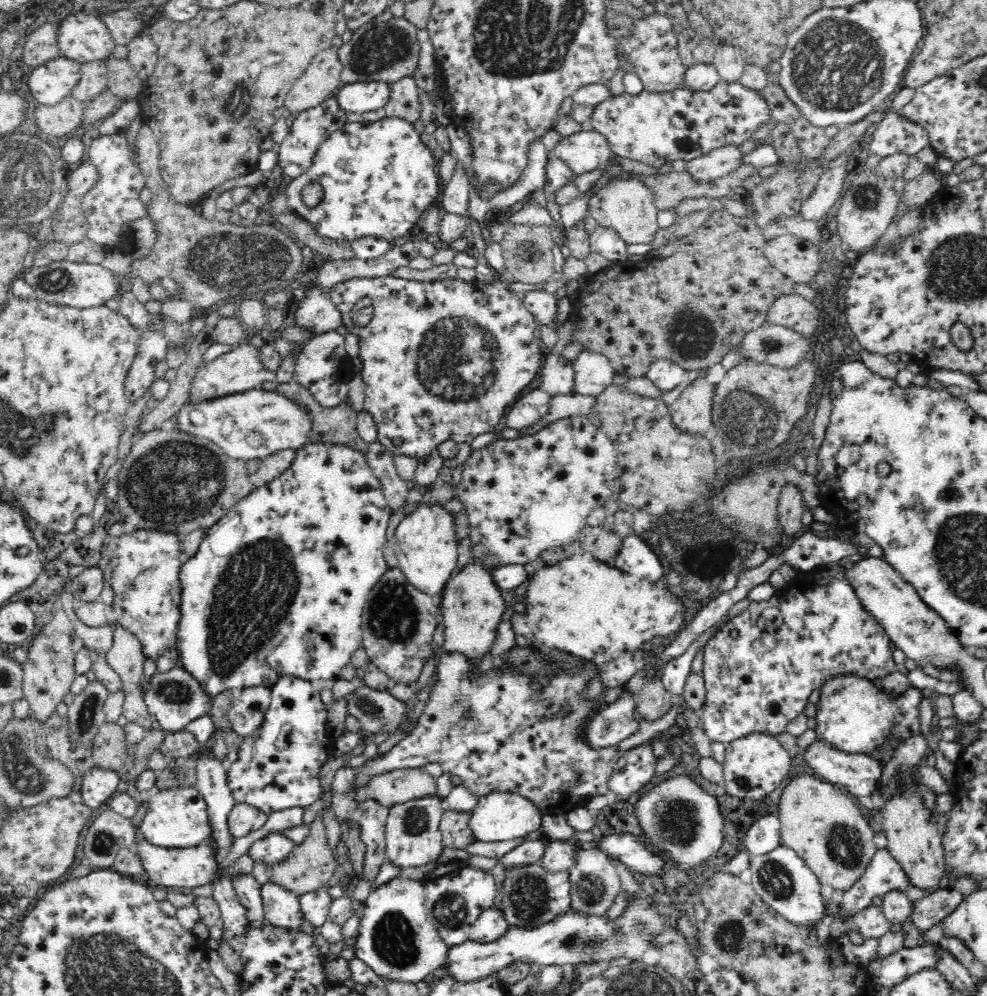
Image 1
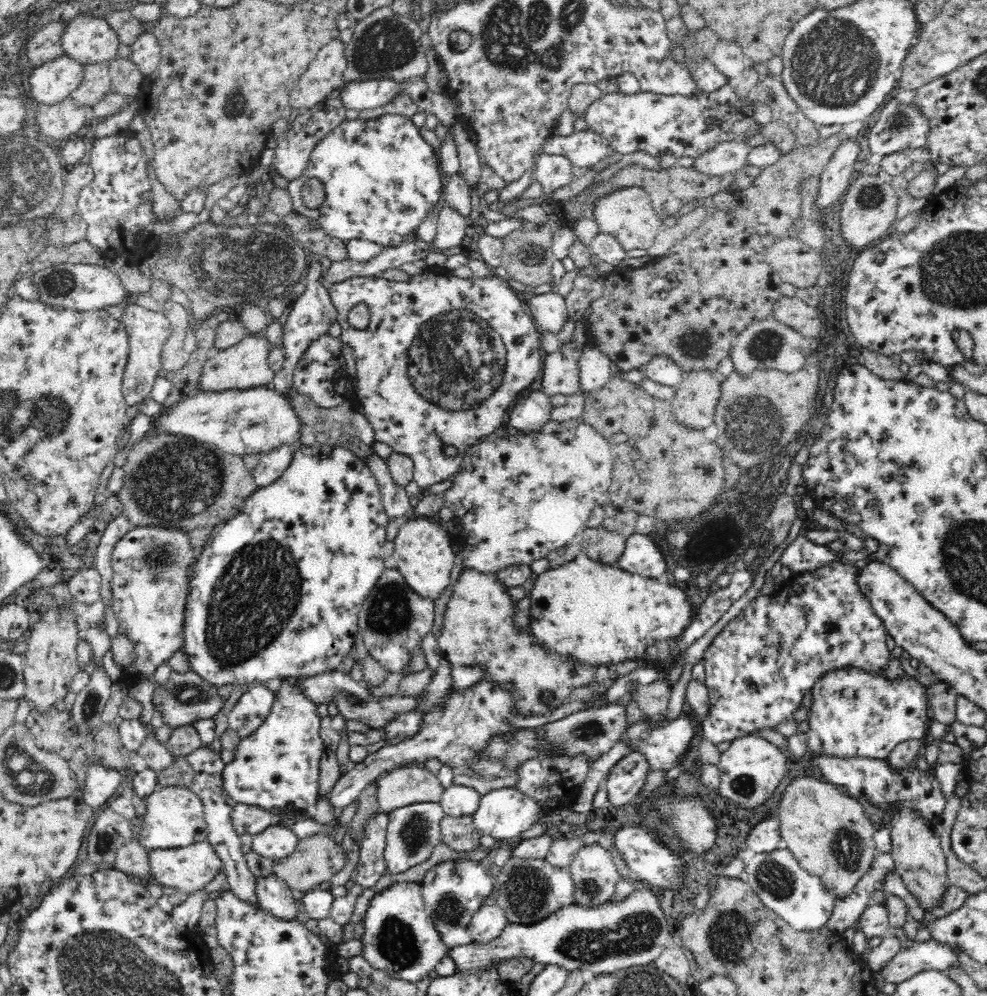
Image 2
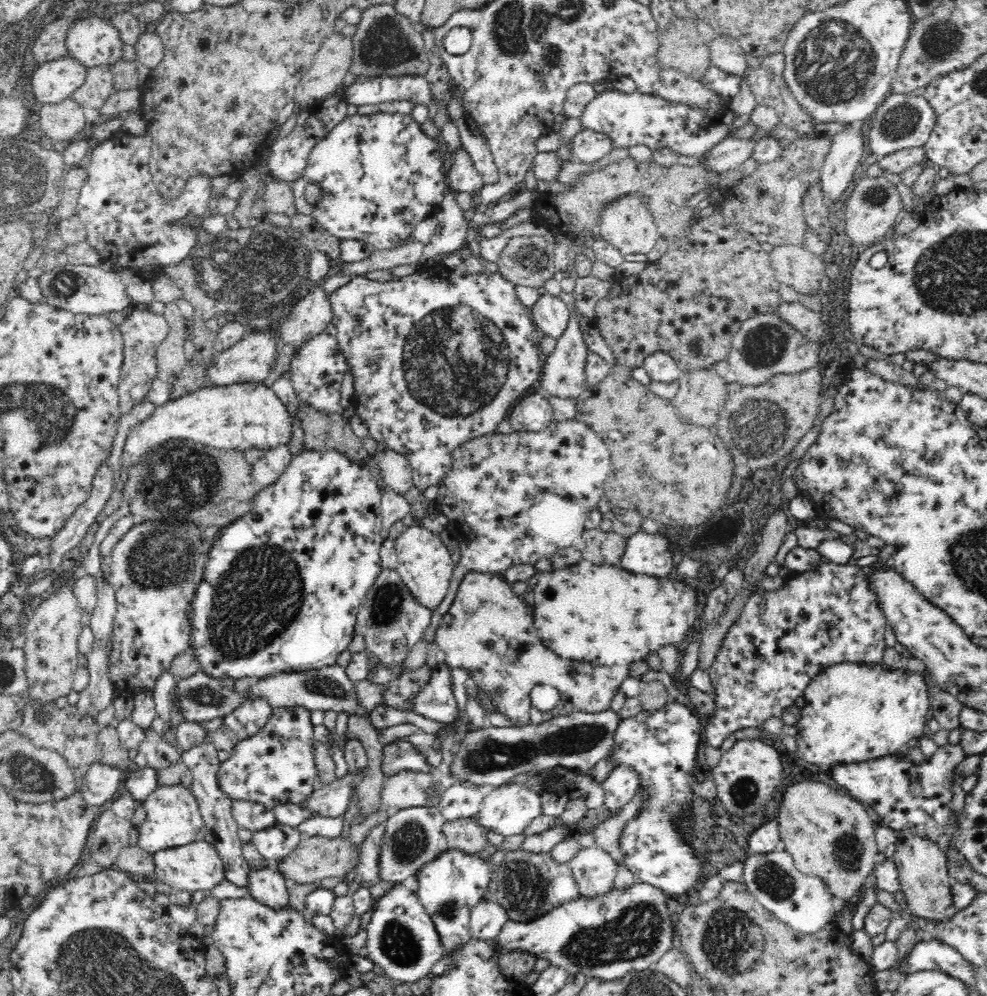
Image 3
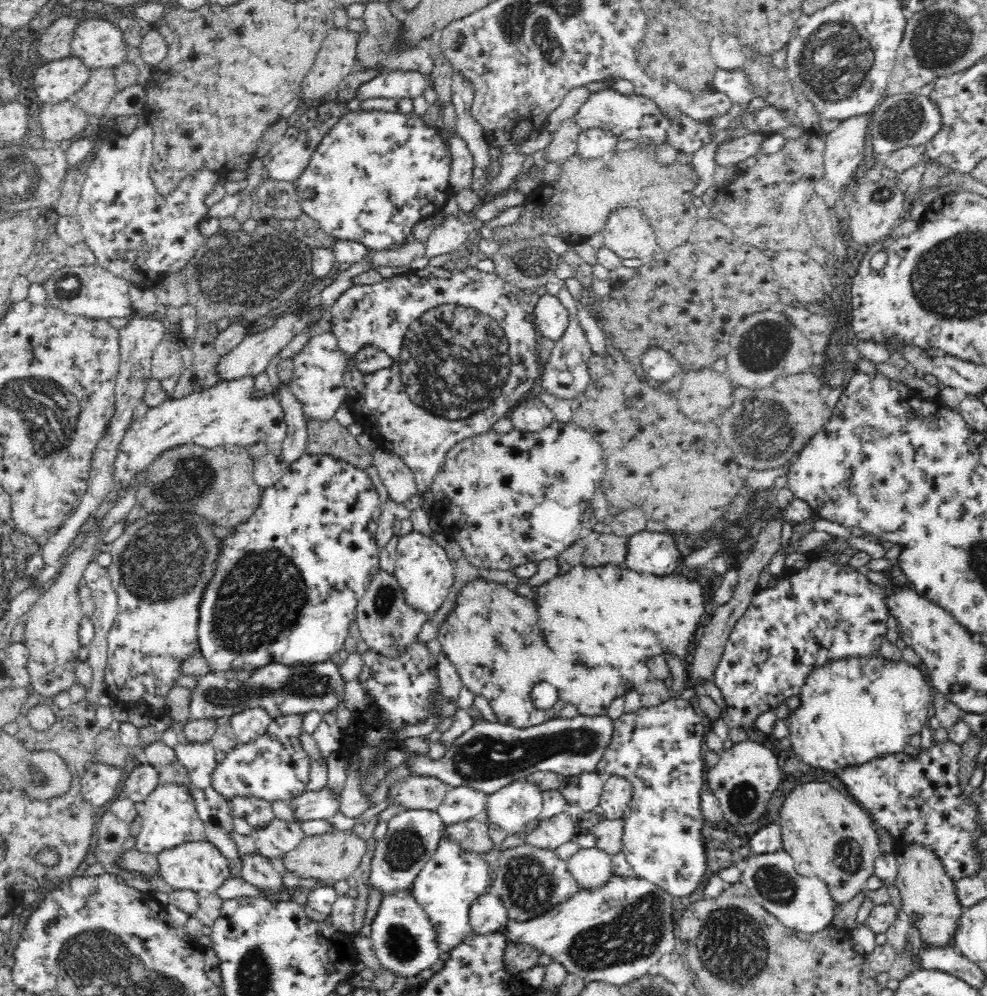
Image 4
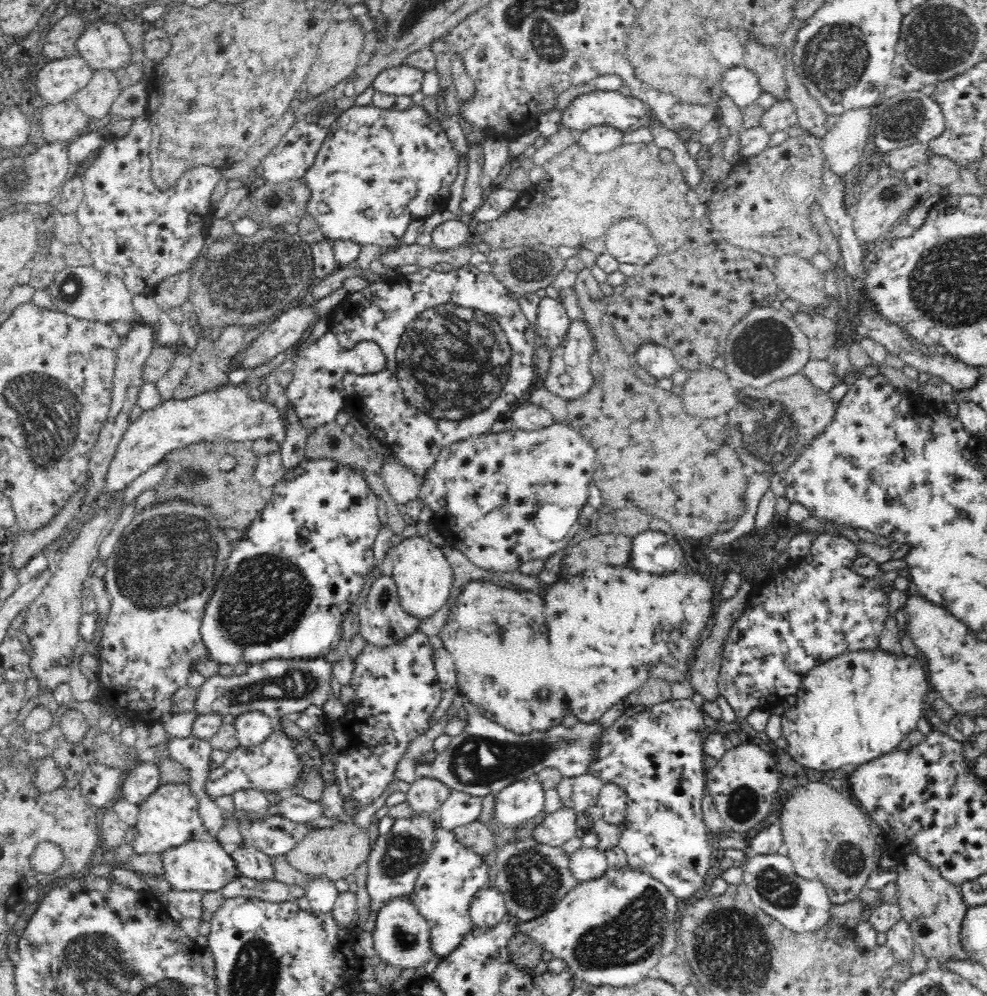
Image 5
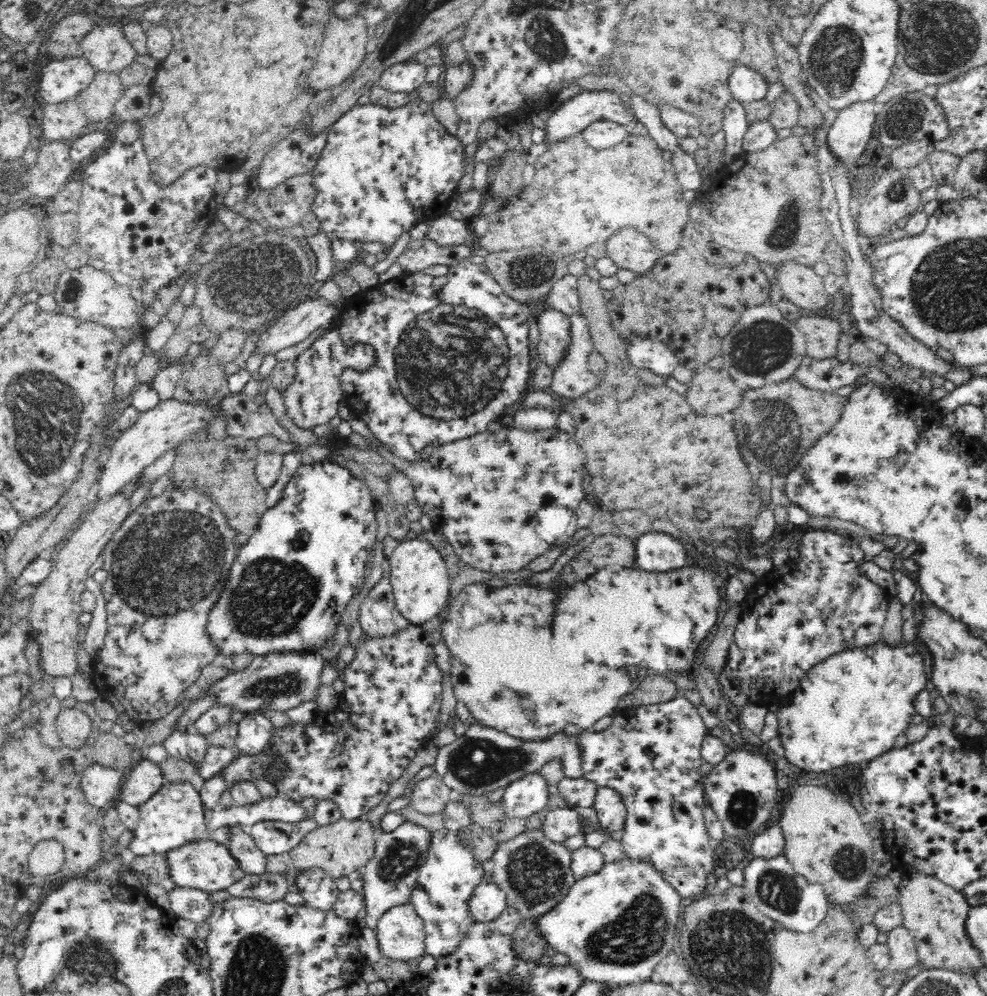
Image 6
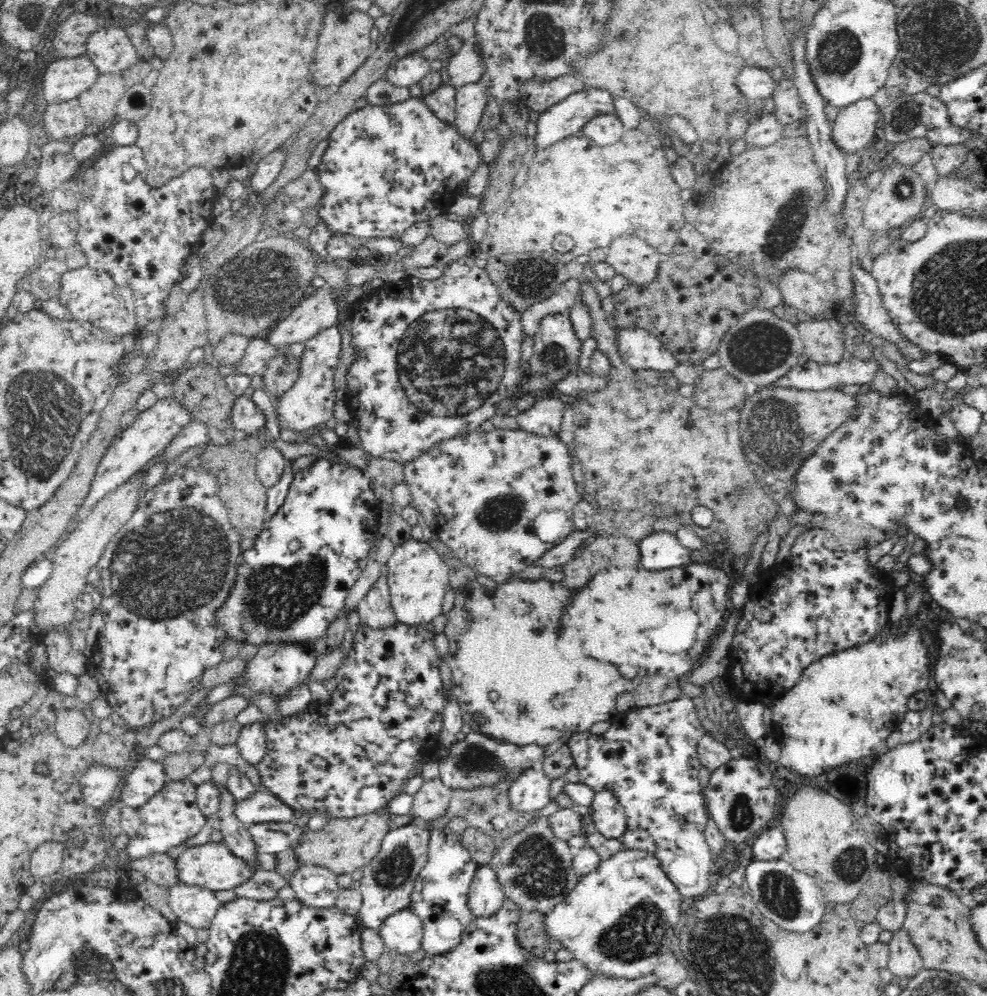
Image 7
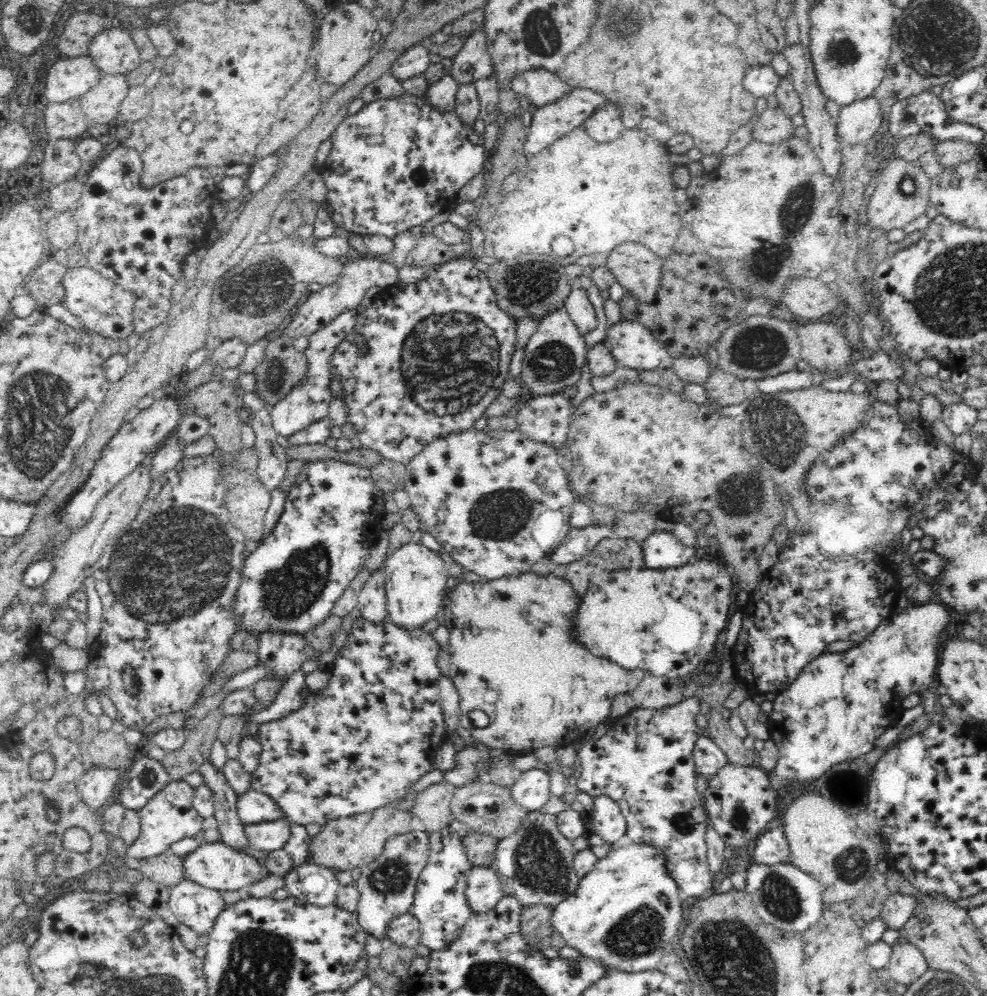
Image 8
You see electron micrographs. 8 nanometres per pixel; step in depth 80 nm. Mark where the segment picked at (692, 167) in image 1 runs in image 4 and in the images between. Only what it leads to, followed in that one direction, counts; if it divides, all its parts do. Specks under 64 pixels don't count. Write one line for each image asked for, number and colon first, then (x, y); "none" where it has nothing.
2: (725, 158)
3: (730, 152)
4: (730, 153)

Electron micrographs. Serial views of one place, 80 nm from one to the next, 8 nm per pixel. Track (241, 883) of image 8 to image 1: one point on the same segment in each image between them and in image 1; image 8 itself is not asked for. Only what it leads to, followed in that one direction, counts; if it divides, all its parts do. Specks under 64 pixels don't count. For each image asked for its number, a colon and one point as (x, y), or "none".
1: (189, 868)
2: (188, 869)
3: (197, 866)
4: (199, 865)
5: (203, 866)
6: (205, 865)
7: (212, 865)

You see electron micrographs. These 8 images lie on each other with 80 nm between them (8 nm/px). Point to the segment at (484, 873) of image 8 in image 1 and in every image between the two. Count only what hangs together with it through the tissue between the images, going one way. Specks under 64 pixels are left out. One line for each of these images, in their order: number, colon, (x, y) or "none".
1: (491, 924)
2: (489, 921)
3: (487, 918)
4: (487, 914)
5: (489, 907)
6: (488, 900)
7: (486, 894)

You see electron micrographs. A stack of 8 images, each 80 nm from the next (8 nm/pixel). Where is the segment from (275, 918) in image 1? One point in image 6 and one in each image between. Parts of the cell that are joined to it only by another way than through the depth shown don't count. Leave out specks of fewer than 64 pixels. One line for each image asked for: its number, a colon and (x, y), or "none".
2: (273, 895)
3: (268, 886)
4: (257, 870)
5: (253, 864)
6: (242, 846)

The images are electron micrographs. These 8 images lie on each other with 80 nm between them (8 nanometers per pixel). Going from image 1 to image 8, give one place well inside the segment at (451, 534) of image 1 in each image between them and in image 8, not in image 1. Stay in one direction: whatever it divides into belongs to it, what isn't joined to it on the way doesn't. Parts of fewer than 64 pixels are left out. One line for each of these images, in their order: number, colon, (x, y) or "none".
2: (424, 557)
3: (424, 565)
4: (422, 569)
5: (423, 576)
6: (420, 582)
7: (417, 576)
8: (415, 584)

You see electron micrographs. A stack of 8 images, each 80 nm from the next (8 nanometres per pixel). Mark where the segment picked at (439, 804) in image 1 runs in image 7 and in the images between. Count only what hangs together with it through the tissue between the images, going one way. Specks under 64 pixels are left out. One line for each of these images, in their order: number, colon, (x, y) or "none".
2: (413, 831)
3: (413, 838)
4: (412, 837)
5: (396, 858)
6: (390, 877)
7: (387, 885)

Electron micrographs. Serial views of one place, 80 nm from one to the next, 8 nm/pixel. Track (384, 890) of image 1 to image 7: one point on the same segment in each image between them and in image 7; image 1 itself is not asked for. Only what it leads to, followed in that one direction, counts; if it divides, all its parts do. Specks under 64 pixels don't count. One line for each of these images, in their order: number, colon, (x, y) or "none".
2: (400, 938)
3: (402, 939)
4: (404, 940)
5: (401, 935)
6: (401, 934)
7: (403, 932)

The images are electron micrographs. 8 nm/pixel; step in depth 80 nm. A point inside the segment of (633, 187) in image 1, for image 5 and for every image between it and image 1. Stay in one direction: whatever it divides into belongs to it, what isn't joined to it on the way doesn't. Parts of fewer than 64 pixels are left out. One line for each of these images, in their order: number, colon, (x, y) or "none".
2: (627, 215)
3: (626, 223)
4: (627, 233)
5: (628, 241)

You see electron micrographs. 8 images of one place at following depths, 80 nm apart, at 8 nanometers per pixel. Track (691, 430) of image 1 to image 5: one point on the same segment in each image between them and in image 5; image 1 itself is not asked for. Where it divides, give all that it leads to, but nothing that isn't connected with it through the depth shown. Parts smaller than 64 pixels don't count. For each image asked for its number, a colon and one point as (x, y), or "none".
2: (694, 405)
3: (702, 394)
4: (705, 394)
5: (709, 392)

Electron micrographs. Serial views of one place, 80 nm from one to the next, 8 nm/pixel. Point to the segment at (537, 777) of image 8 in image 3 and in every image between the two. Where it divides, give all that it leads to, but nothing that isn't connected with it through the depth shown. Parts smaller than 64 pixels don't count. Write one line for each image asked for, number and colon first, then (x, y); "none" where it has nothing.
3: (508, 809)
4: (515, 807)
5: (518, 802)
6: (527, 795)
7: (530, 792)

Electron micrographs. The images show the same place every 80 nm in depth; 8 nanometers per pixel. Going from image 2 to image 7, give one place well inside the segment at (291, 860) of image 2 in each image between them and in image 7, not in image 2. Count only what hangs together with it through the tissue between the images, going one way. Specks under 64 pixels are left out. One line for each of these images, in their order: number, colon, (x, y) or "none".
3: (316, 858)
4: (334, 856)
5: (335, 852)
6: (339, 848)
7: (343, 845)

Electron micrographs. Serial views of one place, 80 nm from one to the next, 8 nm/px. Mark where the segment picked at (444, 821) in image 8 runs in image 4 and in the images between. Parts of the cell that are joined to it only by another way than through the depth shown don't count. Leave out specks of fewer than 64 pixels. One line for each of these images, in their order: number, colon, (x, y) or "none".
4: (415, 792)
5: (425, 795)
6: (430, 796)
7: (431, 802)

